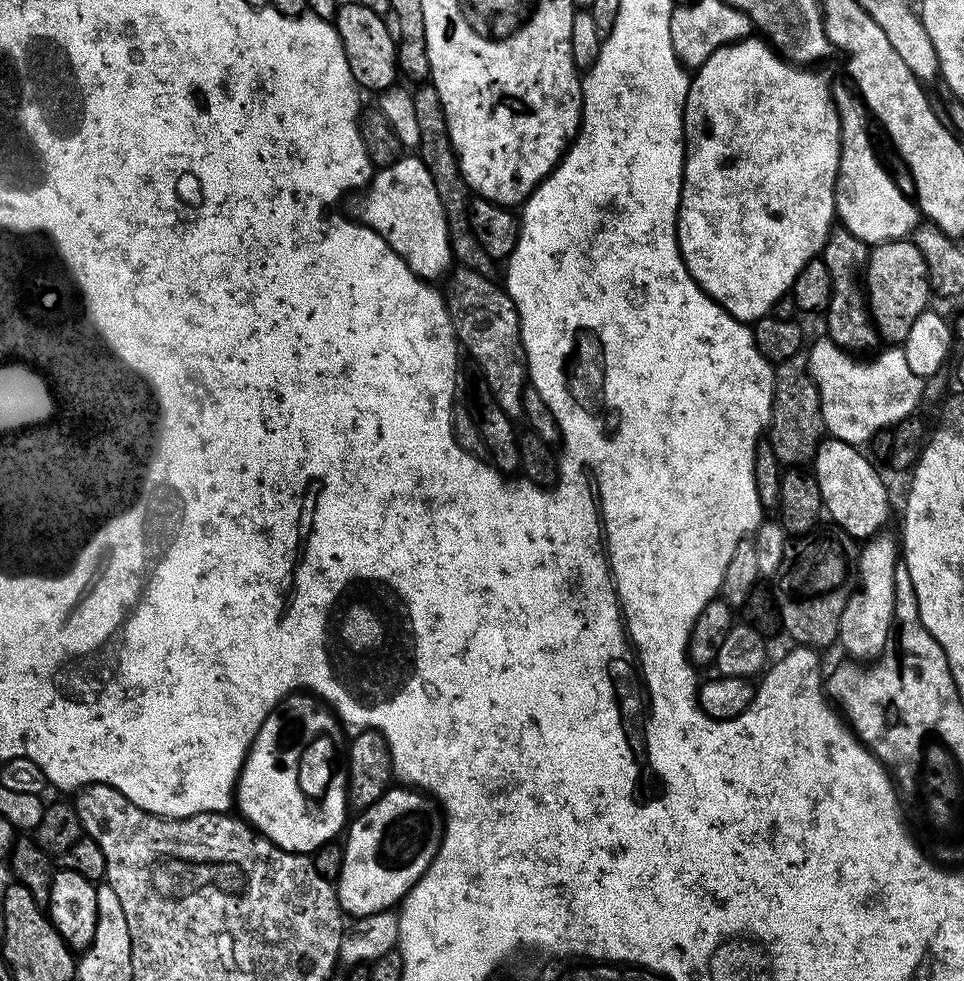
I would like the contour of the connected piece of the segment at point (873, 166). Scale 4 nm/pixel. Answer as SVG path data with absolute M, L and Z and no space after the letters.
M837 82L831 87L841 128L835 215L843 228L850 230L850 234L862 238L870 246L883 244L886 240L905 239L918 223L917 205L909 197L909 201L904 197L903 190L892 181L891 174L880 165L880 160L876 157L876 148L868 137L870 116L863 103Z

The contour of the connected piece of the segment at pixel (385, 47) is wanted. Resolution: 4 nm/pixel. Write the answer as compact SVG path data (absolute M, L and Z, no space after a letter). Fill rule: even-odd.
M341 3L334 12L336 13L334 27L344 47L349 76L353 76L357 85L365 93L379 94L397 83L396 46L398 40L390 24L390 29L388 29L387 22L380 17L381 13L367 3L364 4L343 5Z

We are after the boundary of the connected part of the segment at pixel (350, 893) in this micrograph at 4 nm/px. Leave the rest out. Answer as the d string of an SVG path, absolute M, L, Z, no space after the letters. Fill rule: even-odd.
M411 786L389 788L378 802L374 802L374 806L363 809L357 816L360 817L357 820L355 817L347 825L348 841L342 844L344 861L340 878L334 884L336 897L340 899L340 911L352 918L395 909L430 866L444 836L444 818L440 805L433 797Z

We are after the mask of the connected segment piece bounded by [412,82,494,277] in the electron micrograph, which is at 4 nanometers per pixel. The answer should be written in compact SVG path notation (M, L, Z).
M431 82L421 83L417 88L420 89L415 89L412 92L412 98L418 122L418 138L420 139L418 155L421 163L426 166L426 170L430 170L430 178L434 178L434 190L438 190L438 198L444 207L455 263L463 266L469 272L477 272L483 276L491 277L494 261L490 259L485 248L476 241L472 223L468 220L470 189L464 180L454 146L450 142L442 98L438 98L438 90Z

